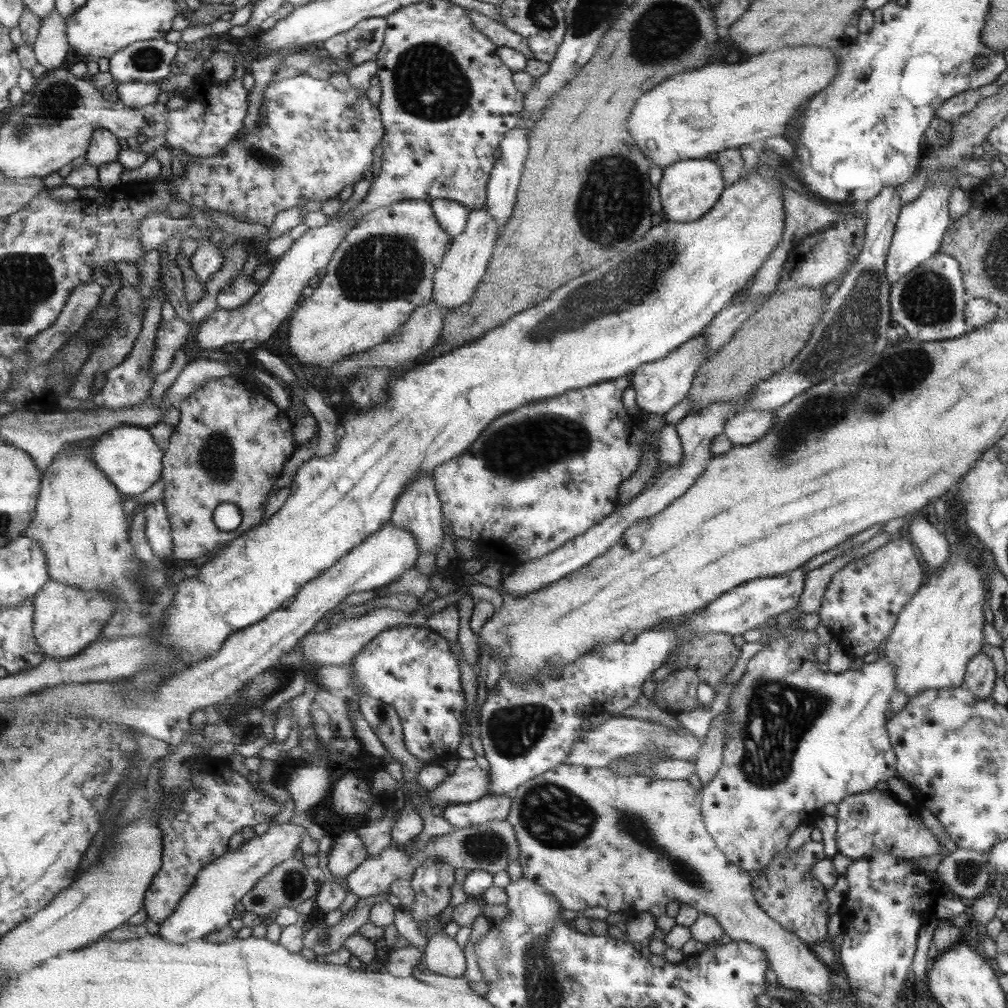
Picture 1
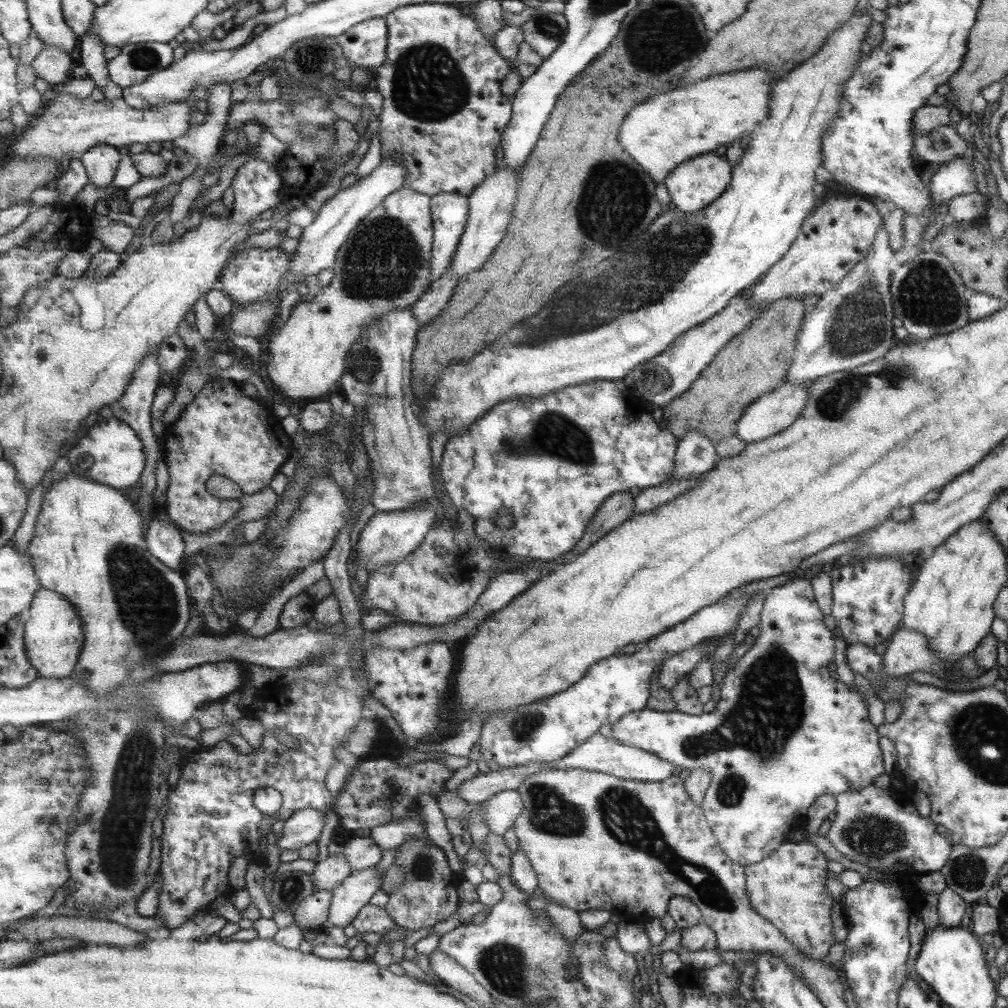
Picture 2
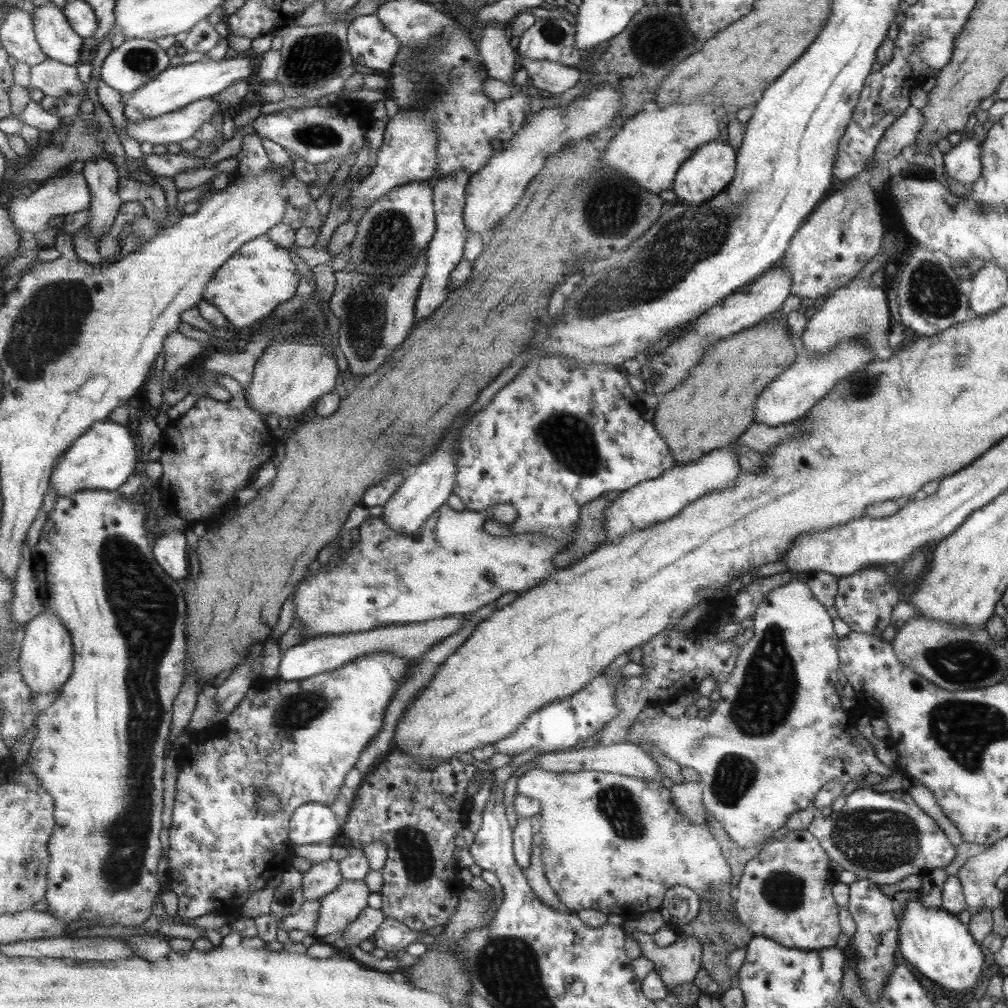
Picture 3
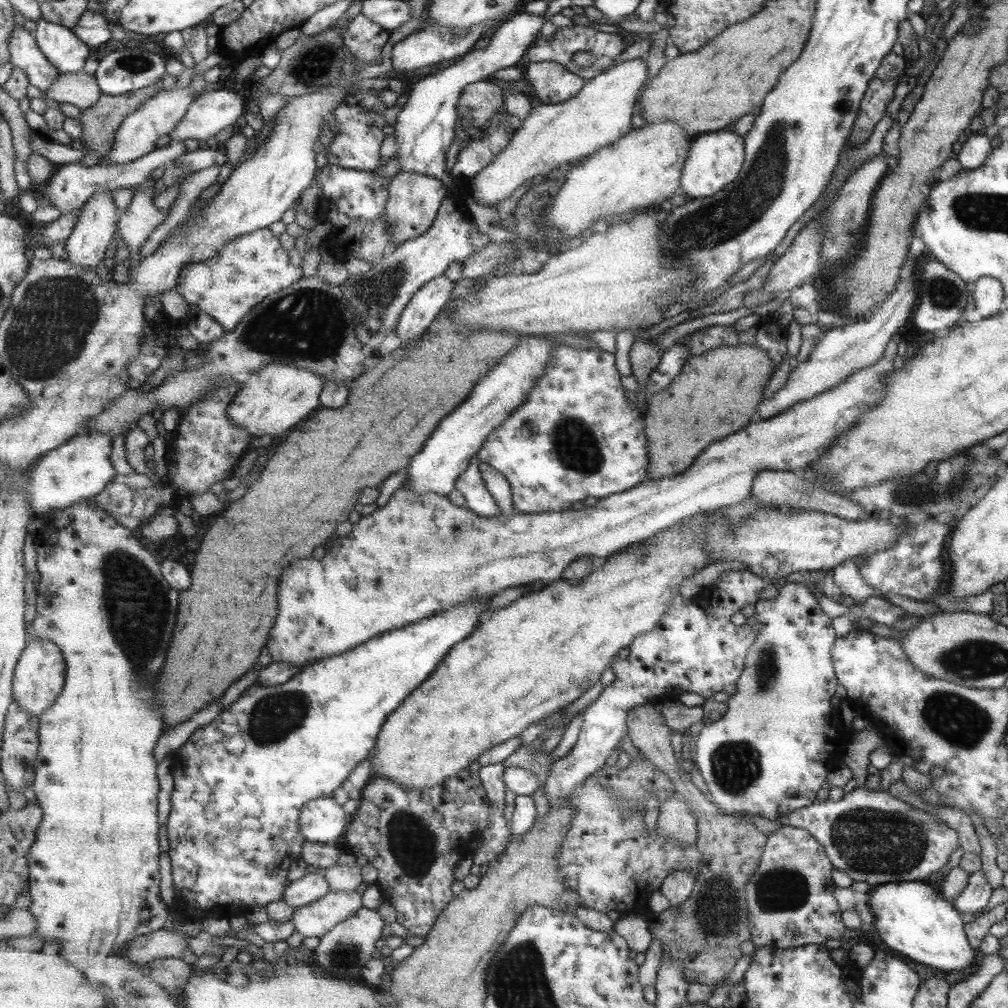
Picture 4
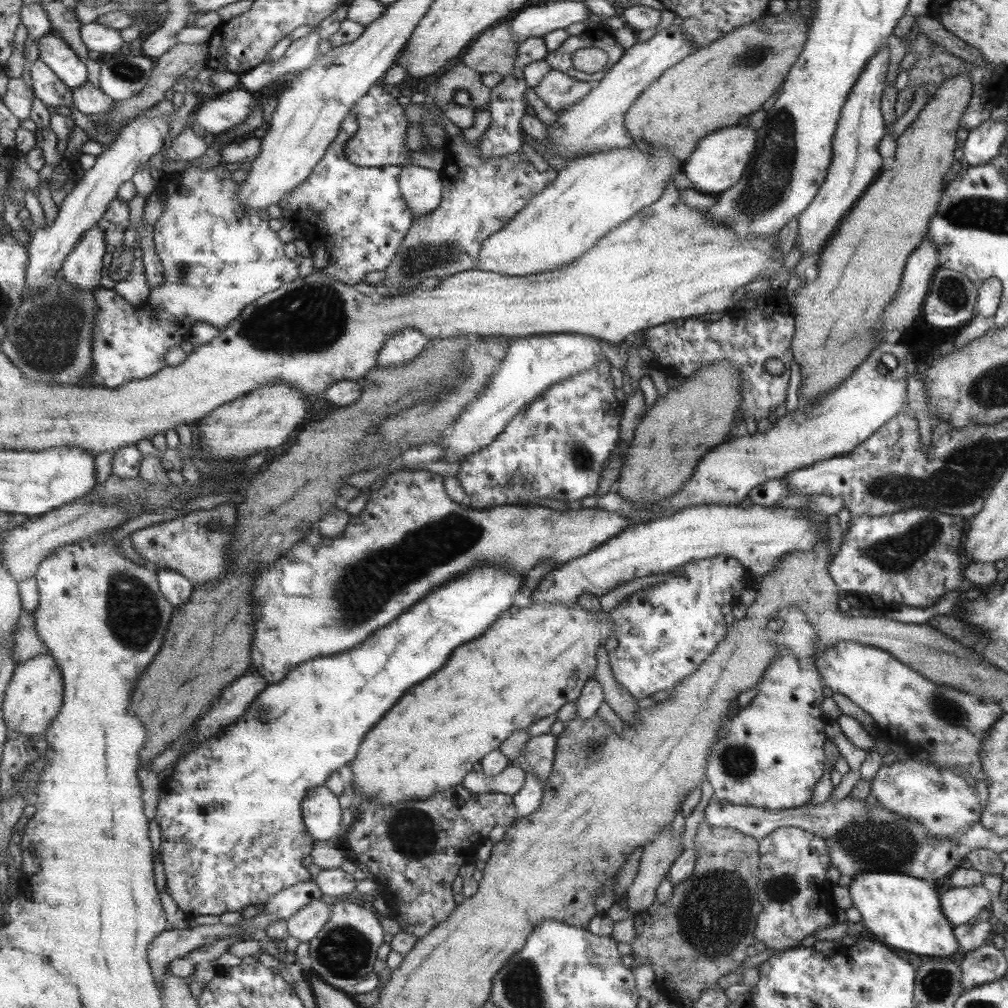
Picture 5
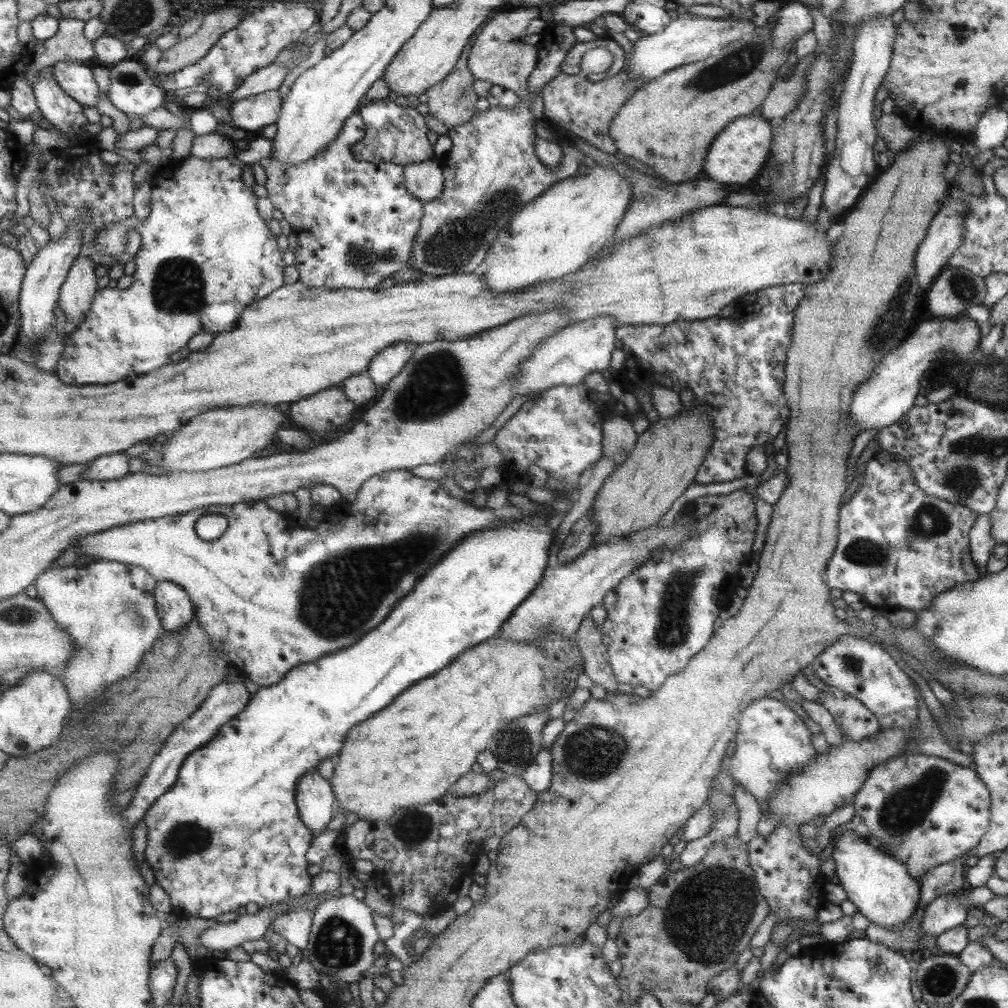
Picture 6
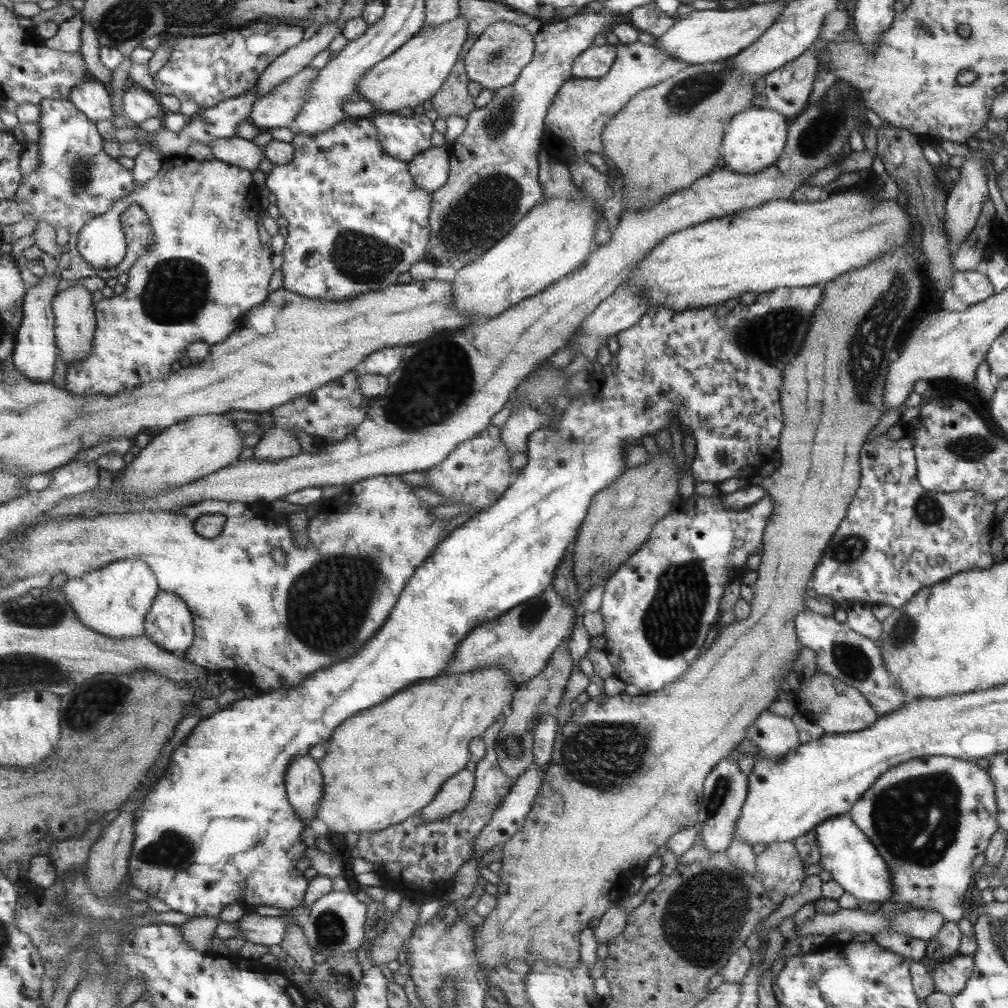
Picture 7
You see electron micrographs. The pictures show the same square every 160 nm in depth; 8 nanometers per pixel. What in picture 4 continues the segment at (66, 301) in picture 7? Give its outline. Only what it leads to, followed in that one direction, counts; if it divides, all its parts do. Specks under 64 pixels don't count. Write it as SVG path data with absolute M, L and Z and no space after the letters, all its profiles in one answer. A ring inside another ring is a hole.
M99 191L93 195L81 210L75 230L66 241L65 258L69 258L69 261L81 267L81 270L95 271L95 268L105 260L105 252L109 250L111 243L116 240L121 213L111 199L110 191Z

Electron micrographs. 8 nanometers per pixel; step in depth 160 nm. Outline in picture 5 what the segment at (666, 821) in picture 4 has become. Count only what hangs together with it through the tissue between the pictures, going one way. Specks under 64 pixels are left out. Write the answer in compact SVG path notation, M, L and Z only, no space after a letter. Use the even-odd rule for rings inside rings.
M671 827L666 828L658 835L656 840L649 842L649 844L643 848L643 853L641 854L641 858L639 858L636 876L624 894L629 913L645 910L654 903L655 888L659 886L659 882L663 880L663 877L667 874L675 858L677 858L685 848L685 846L679 842L682 835L680 835L678 839L671 839L670 830Z

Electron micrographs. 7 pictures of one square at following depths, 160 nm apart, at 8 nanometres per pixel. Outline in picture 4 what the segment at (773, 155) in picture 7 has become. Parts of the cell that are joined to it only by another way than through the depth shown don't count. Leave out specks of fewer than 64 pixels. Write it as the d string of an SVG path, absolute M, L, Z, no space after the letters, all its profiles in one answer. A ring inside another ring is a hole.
M723 130L696 136L689 147L680 174L680 188L687 198L700 199L715 195L723 187L737 179L744 162L744 137L733 130Z

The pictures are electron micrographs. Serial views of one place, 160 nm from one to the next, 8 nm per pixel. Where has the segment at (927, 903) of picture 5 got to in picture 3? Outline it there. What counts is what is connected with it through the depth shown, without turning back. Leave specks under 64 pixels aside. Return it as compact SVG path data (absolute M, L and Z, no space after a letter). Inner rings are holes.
M919 898L906 900L902 906L897 952L925 978L949 992L968 993L975 984L983 960L983 952L975 944L968 927L957 916L941 907L927 907Z

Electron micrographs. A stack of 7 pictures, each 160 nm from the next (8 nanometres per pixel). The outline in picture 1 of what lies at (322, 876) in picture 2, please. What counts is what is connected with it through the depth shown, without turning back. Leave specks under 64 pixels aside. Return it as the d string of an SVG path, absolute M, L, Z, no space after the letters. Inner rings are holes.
M358 830L343 832L334 839L329 852L328 870L334 876L346 878L364 863L368 856L369 850Z

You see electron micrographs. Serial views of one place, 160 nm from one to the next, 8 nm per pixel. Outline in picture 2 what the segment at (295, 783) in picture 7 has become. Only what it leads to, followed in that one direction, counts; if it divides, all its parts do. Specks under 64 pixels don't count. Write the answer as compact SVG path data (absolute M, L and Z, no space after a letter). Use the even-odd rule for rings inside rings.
M301 809L276 830L276 843L280 852L297 850L317 843L325 830L325 811Z

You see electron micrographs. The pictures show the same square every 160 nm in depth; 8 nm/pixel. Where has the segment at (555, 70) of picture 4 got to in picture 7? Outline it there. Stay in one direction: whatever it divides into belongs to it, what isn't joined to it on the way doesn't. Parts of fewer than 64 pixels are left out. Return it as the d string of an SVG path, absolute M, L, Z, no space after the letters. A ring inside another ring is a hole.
M633 42L633 44L617 43L615 48L616 58L613 59L612 66L602 77L578 79L571 76L564 82L560 90L556 92L556 96L548 108L547 117L544 119L545 135L541 144L542 150L553 159L563 163L563 166L566 166L572 183L582 192L589 193L597 202L603 202L611 198L613 192L607 183L608 174L599 172L592 164L589 164L583 158L584 154L602 154L600 134L603 128L607 126L608 120L611 120L628 103L632 96L671 78L671 76L675 76L680 70L689 67L687 63L681 62L679 59L668 57L666 52L655 46L655 43L650 46L649 44L641 44L641 42ZM557 146L561 146L564 152L558 152ZM571 155L573 155L573 158L568 160L568 157Z

